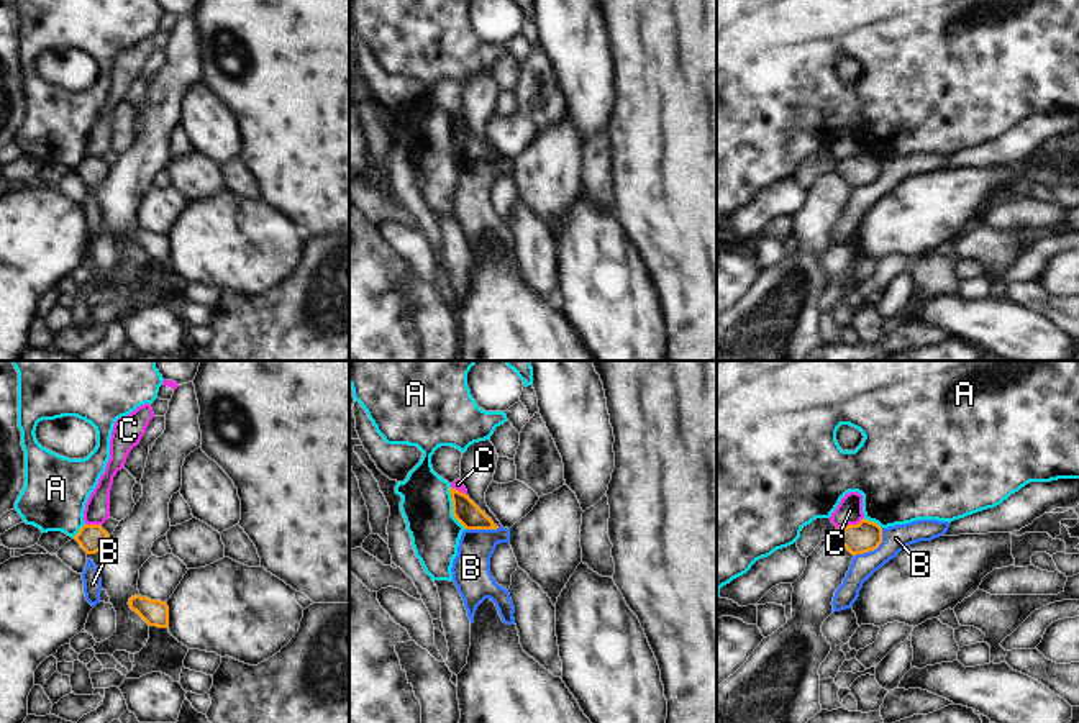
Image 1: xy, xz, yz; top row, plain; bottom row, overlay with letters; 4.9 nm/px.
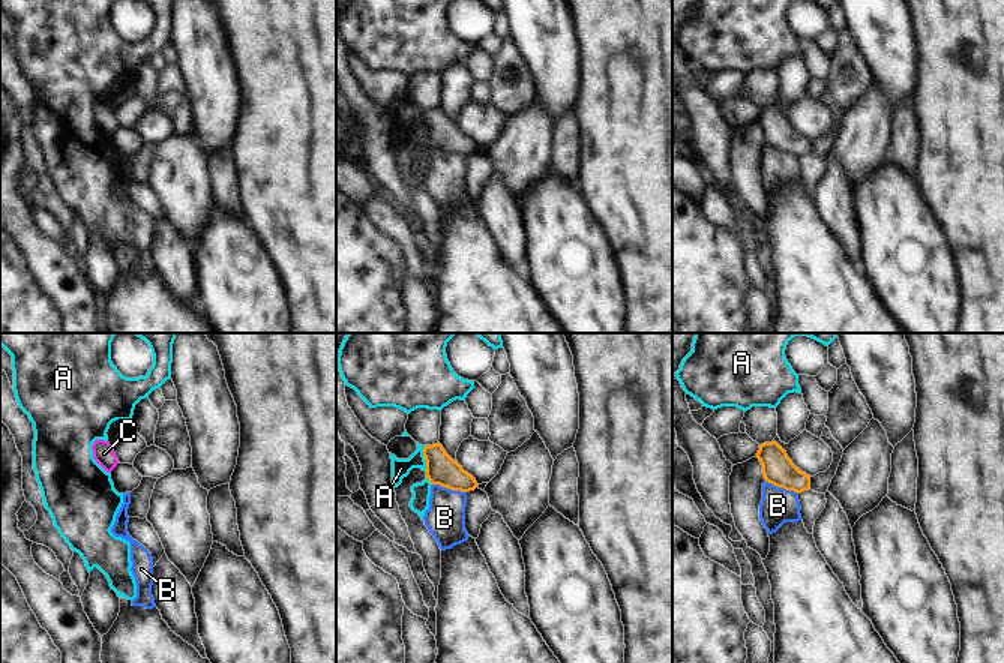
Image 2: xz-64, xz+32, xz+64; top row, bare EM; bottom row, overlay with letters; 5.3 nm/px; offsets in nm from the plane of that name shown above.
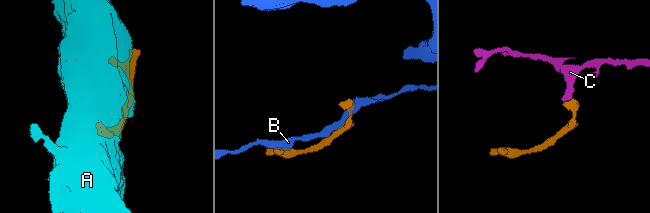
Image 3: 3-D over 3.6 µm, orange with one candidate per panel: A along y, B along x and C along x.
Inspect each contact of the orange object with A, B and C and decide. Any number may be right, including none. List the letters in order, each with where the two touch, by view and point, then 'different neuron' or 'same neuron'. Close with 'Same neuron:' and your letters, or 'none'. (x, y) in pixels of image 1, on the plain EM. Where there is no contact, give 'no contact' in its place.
A: contact xz (453, 140); different neuron
B: contact yz (874, 181); different neuron
C: contact yz (850, 158); different neuron
Same neuron: none

